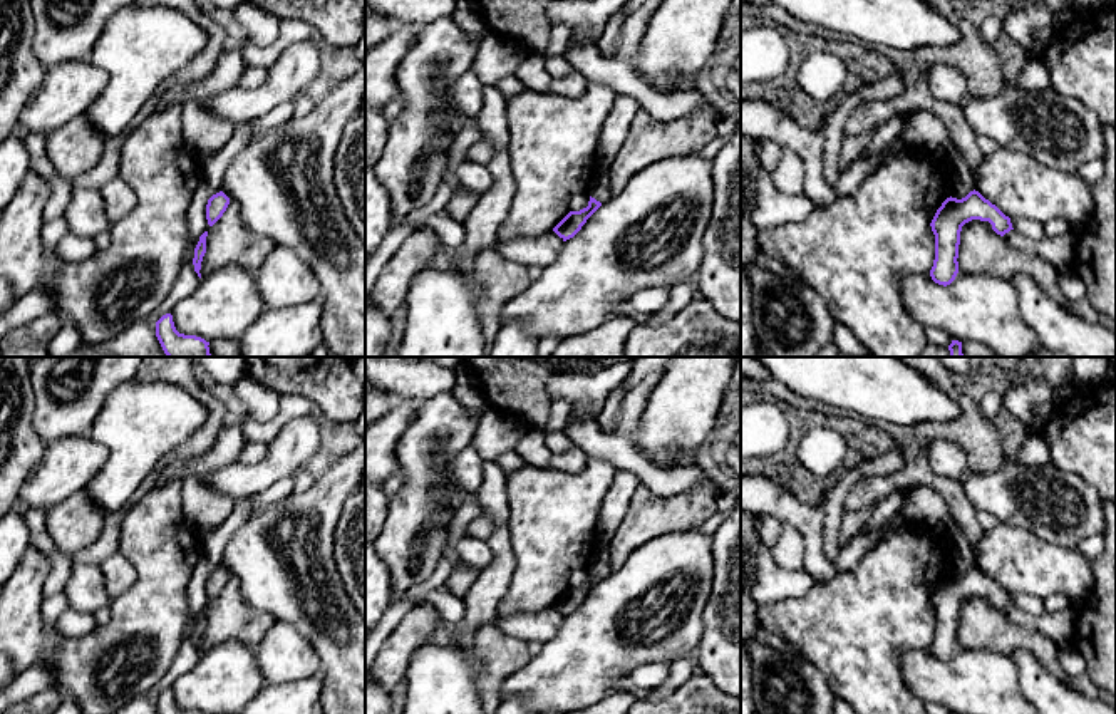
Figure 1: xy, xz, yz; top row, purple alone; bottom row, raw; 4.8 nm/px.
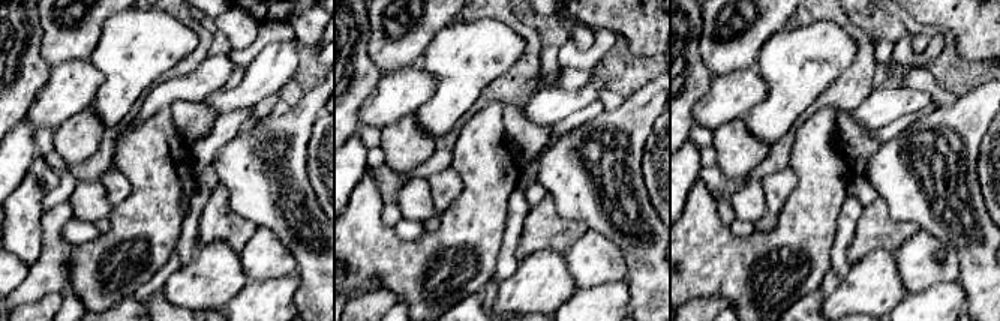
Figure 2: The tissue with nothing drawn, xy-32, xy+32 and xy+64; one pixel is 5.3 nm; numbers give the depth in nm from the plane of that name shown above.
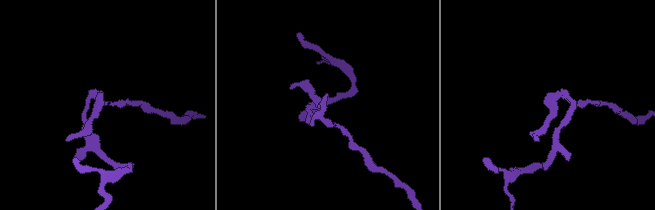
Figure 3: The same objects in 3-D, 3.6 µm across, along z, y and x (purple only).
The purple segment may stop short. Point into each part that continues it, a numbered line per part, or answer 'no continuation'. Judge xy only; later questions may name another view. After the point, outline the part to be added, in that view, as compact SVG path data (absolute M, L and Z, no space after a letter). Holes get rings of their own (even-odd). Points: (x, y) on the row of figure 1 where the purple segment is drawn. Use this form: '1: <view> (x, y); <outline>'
no continuation

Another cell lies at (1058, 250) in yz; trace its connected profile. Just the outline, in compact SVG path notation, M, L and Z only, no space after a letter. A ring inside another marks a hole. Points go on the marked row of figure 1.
M1010 230L1002 238L1015 250L1047 260L1059 273L1062 273L1071 268L1077 236L1072 231L1067 231L1062 236L1032 240Z

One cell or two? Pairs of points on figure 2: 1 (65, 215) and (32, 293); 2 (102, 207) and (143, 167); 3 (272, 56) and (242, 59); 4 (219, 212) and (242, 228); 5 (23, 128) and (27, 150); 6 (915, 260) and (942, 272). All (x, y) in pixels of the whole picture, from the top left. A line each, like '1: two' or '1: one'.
1: one
2: two
3: two
4: one
5: one
6: one

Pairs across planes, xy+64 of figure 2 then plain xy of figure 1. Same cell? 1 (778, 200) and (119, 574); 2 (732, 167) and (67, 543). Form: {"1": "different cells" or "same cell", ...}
{"1": "same cell", "2": "same cell"}

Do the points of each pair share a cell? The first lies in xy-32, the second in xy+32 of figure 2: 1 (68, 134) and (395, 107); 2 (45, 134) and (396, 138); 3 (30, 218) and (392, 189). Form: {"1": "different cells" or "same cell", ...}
{"1": "different cells", "2": "different cells", "3": "different cells"}

